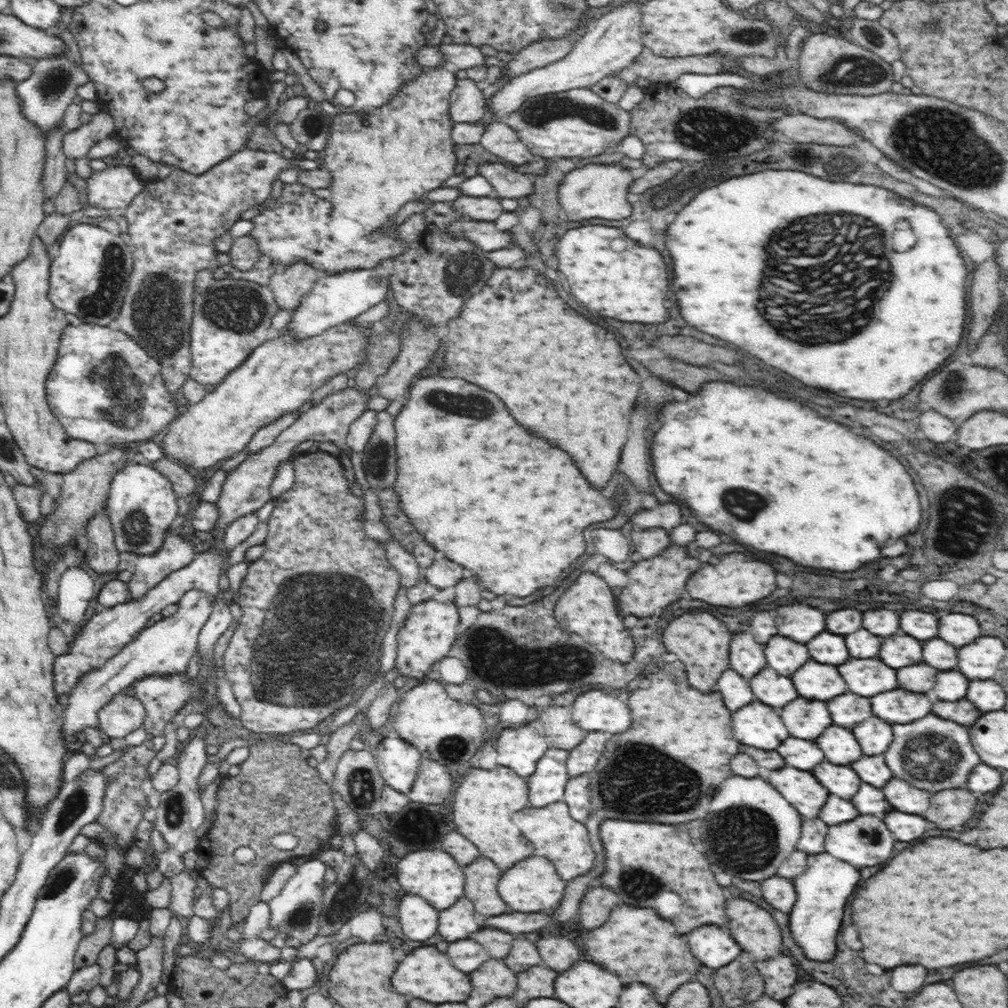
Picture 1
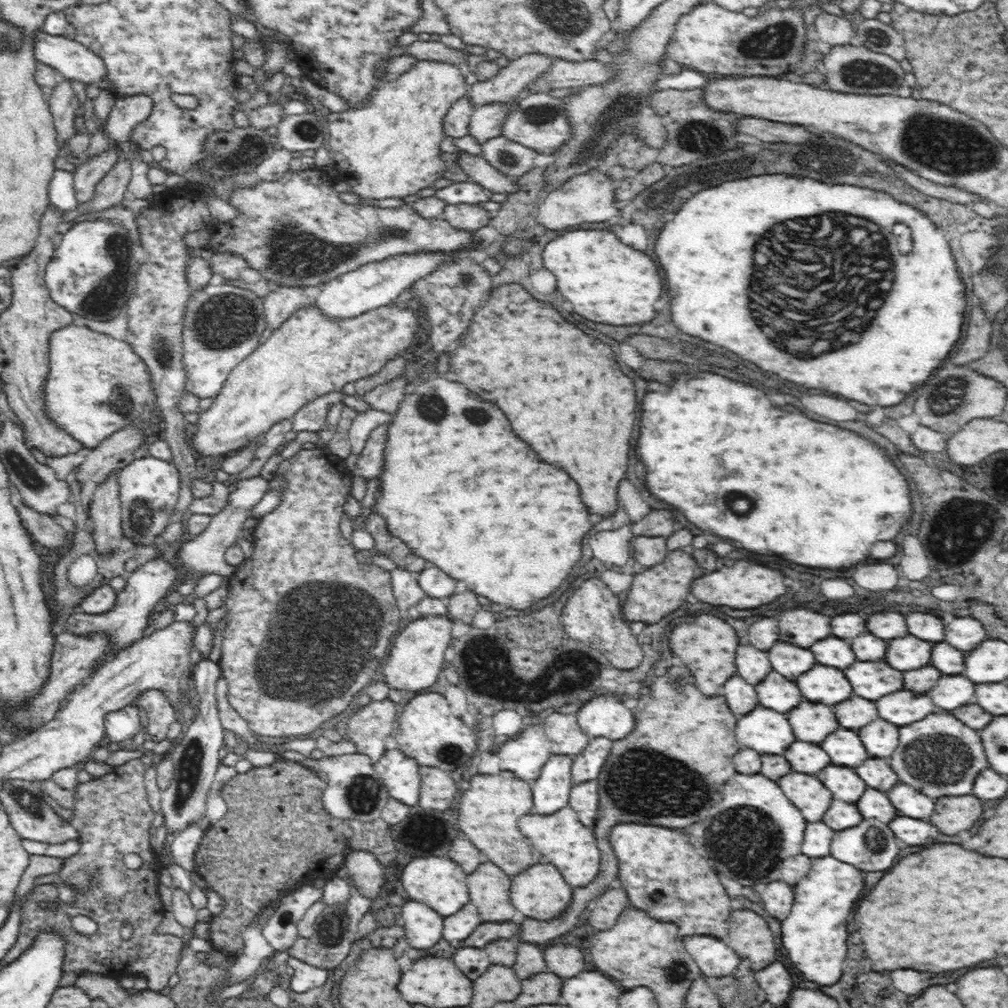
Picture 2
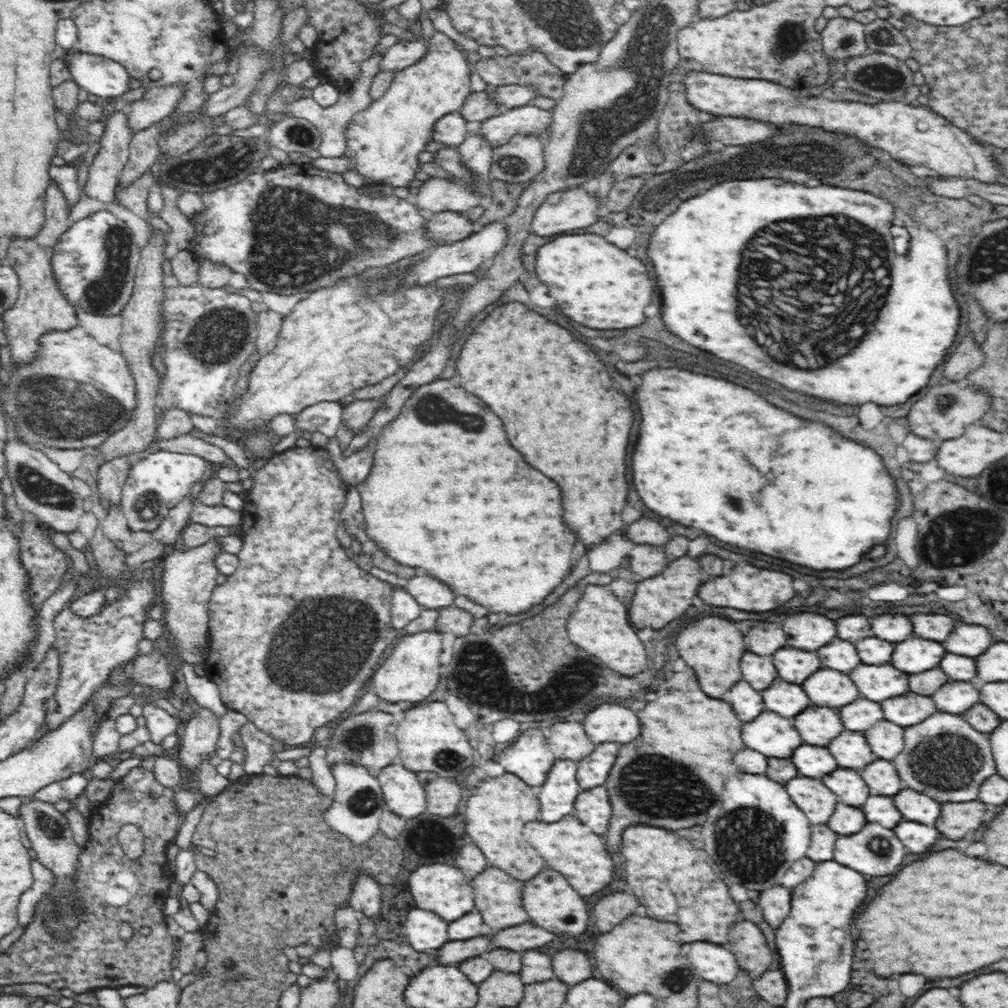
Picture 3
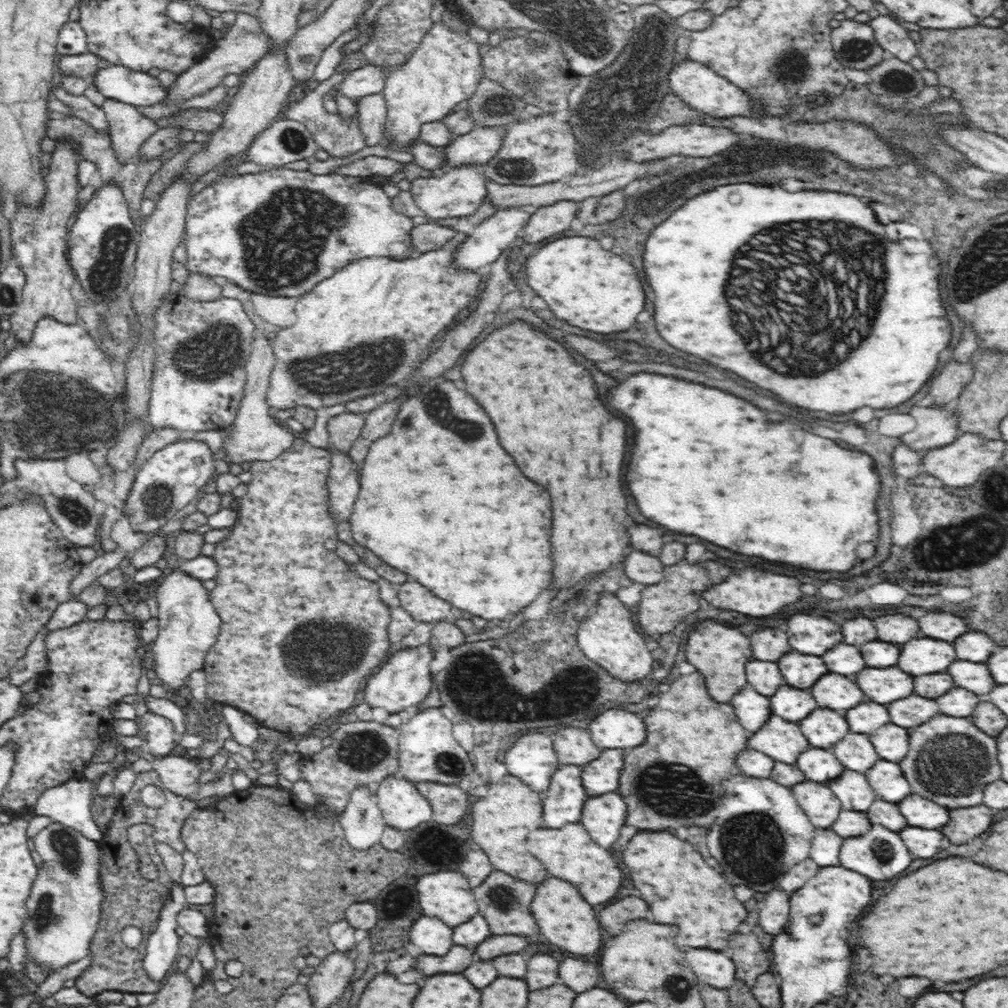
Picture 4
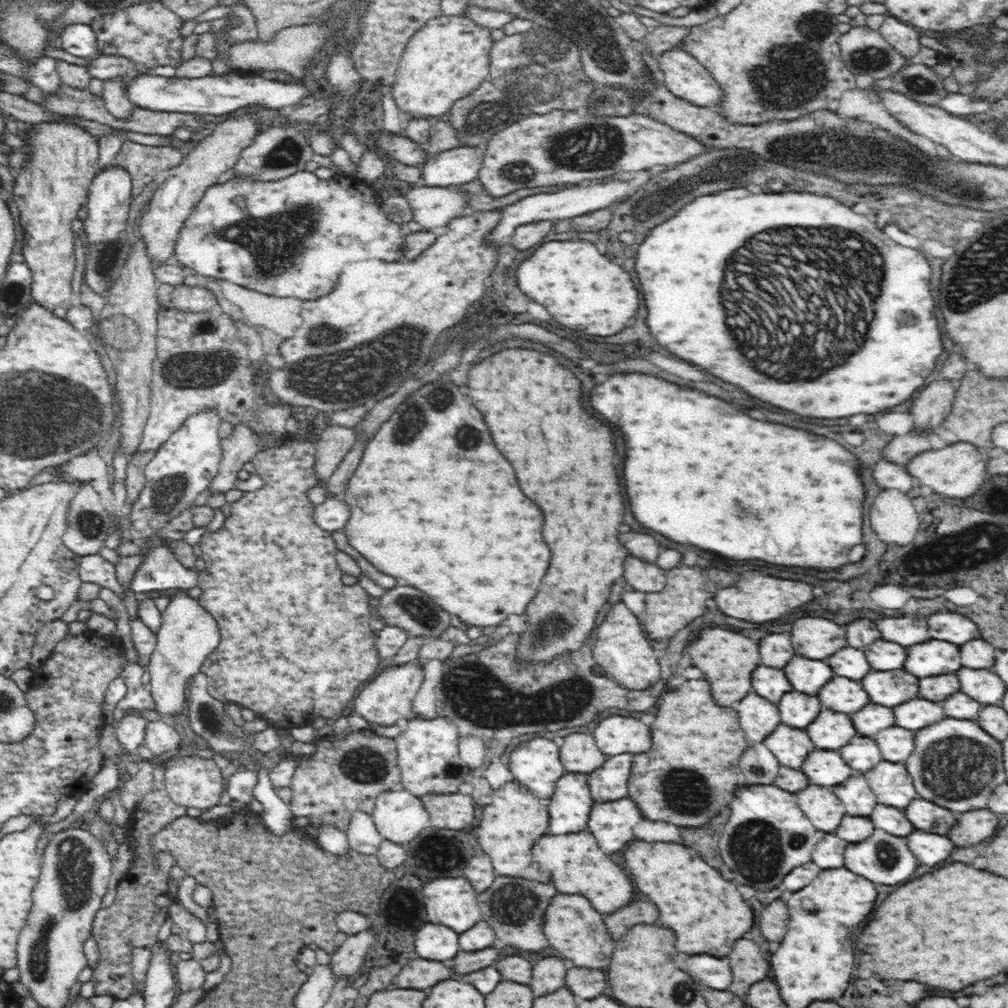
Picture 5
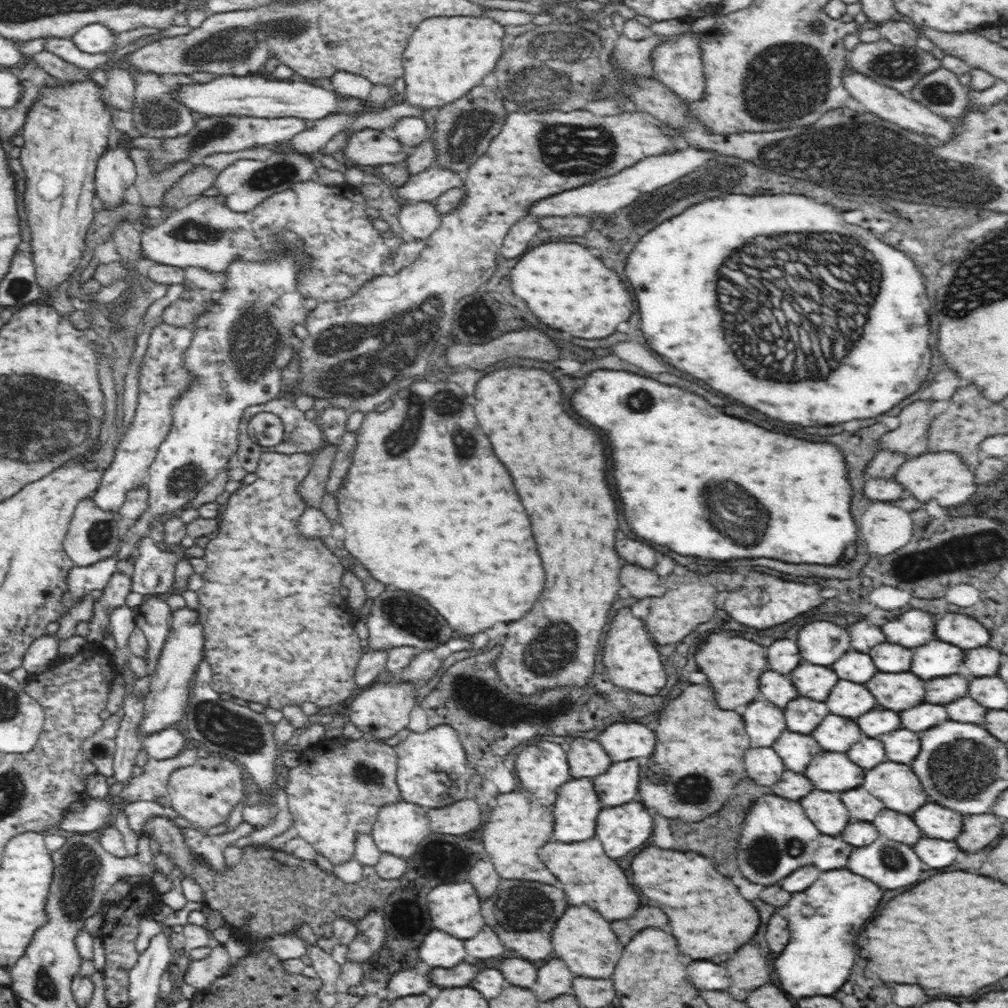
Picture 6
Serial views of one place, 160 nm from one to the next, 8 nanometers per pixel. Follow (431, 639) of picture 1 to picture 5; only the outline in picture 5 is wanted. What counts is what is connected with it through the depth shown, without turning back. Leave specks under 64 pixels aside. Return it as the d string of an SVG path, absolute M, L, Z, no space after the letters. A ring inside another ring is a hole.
M418 660L400 664L400 666L394 664L387 666L385 664L373 680L364 685L364 688L360 690L360 694L355 696L353 710L356 710L360 716L364 716L368 722L384 724L384 726L396 724L398 718L412 719L415 717L413 702L423 680L424 671Z

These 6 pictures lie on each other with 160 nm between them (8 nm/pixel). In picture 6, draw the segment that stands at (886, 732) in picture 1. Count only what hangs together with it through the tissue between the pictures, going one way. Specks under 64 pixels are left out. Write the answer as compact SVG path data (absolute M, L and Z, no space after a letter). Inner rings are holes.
M892 730L888 734L878 736L886 748L888 761L902 765L912 765L920 752L920 736L912 730Z

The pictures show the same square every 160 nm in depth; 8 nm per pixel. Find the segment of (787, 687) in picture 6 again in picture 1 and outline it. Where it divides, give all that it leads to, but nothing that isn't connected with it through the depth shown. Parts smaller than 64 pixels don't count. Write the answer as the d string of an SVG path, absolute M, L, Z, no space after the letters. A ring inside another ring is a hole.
M748 632L736 634L736 638L732 638L730 664L732 664L732 670L742 674L744 678L752 678L762 668L766 668L764 646L758 644Z

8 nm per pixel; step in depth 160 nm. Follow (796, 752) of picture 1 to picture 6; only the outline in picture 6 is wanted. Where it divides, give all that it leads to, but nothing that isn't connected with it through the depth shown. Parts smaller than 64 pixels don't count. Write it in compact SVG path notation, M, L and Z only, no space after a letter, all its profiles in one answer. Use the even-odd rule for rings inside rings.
M822 751L816 755L804 772L814 789L830 792L844 792L857 788L864 782L860 766L848 760L846 753Z

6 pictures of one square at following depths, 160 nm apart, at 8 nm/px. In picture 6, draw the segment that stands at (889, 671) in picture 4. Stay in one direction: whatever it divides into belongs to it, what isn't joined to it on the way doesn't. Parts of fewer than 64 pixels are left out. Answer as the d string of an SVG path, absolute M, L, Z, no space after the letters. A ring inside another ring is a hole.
M912 672L874 674L866 686L882 706L888 706L888 710L908 710L924 702L924 682Z

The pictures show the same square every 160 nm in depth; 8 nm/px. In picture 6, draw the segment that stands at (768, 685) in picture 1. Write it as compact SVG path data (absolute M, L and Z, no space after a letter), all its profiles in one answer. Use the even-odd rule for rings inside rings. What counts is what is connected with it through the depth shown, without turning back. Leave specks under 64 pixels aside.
M806 696L794 698L782 709L787 728L792 732L807 735L831 713L825 702Z

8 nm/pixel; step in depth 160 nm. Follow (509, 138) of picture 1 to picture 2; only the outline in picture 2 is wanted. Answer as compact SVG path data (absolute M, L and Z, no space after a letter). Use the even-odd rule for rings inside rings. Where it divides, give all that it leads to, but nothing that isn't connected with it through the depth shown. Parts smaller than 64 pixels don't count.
M502 134L484 140L481 150L481 155L493 168L514 179L532 174L532 170L536 170L536 158L540 158L540 153Z

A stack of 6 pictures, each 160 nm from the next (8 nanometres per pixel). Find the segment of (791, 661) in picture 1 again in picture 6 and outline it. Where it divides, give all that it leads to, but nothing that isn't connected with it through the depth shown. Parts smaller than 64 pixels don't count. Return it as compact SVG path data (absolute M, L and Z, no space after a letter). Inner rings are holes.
M801 662L787 676L794 683L799 696L806 696L824 702L827 693L839 678L836 672L828 666L812 665Z

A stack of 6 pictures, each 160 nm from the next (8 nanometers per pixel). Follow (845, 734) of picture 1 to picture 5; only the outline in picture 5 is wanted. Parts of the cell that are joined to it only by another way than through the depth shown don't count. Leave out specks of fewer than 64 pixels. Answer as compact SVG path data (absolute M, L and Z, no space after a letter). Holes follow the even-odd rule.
M855 736L847 745L839 749L842 758L852 766L856 774L864 774L882 761L882 755L873 738Z

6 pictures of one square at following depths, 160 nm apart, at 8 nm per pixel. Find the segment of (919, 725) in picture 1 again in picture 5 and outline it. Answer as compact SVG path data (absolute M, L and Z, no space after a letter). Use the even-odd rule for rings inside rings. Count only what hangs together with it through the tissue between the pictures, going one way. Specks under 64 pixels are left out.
M944 718L940 722L934 722L932 726L920 728L916 732L915 748L907 758L905 767L912 777L912 782L918 796L936 802L955 814L972 810L980 810L988 806L988 798L998 785L1007 782L1005 768L1003 767L1002 745L992 735L988 734L976 722L962 722L956 718Z

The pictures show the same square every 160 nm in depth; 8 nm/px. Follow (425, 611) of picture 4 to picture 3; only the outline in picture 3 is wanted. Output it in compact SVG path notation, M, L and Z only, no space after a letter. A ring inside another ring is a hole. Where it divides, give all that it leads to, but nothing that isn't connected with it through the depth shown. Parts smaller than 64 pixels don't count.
M415 575L404 582L404 587L423 608L440 610L454 605L453 590L432 576Z

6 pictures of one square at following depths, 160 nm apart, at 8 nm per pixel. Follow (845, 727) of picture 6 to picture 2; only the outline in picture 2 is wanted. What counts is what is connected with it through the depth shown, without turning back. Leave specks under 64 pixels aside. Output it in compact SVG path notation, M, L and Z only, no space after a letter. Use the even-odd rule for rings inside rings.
M808 700L800 702L795 709L787 713L787 717L796 734L796 740L802 742L819 745L828 734L841 728L831 705L814 704Z

